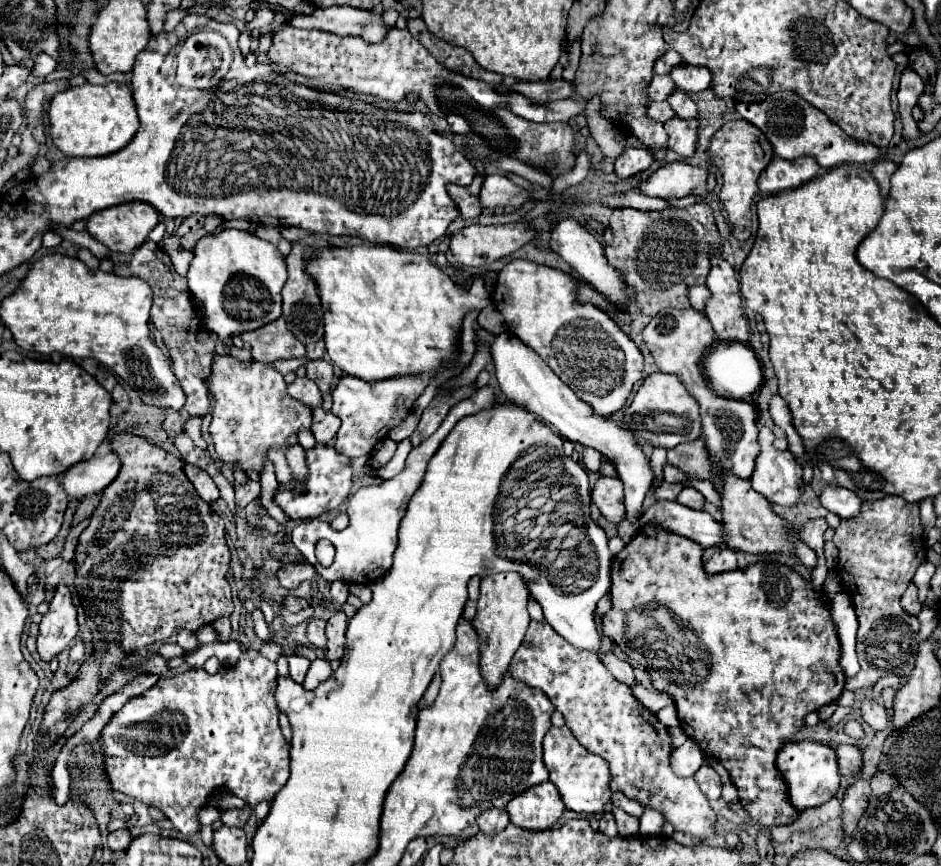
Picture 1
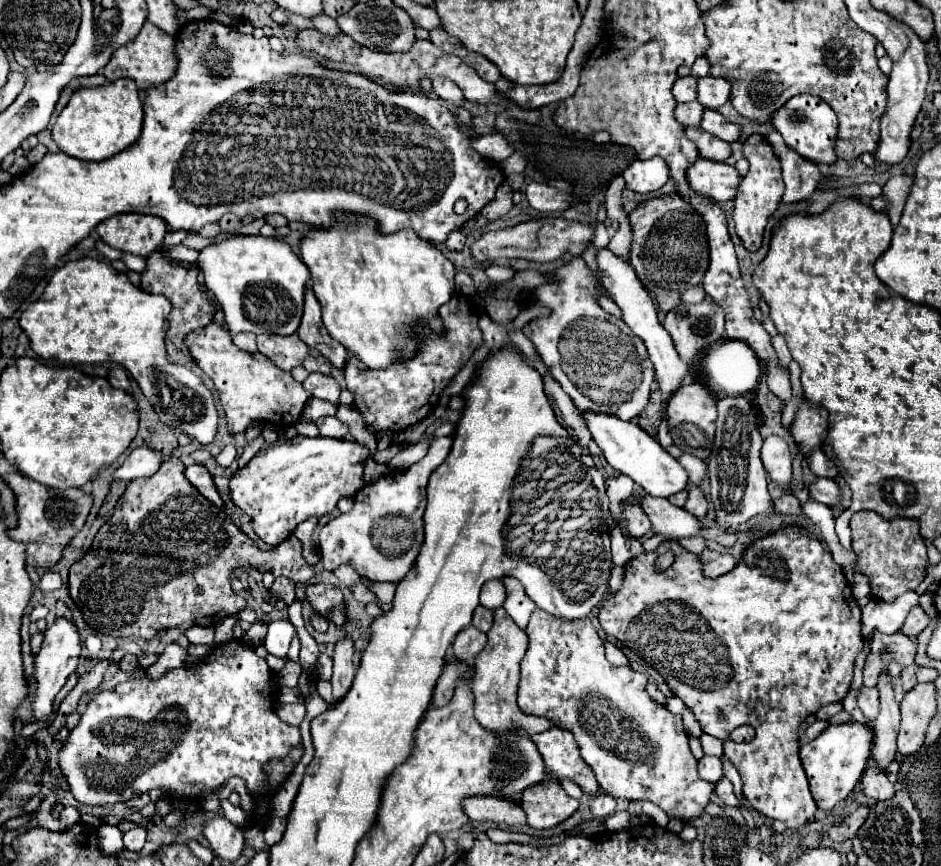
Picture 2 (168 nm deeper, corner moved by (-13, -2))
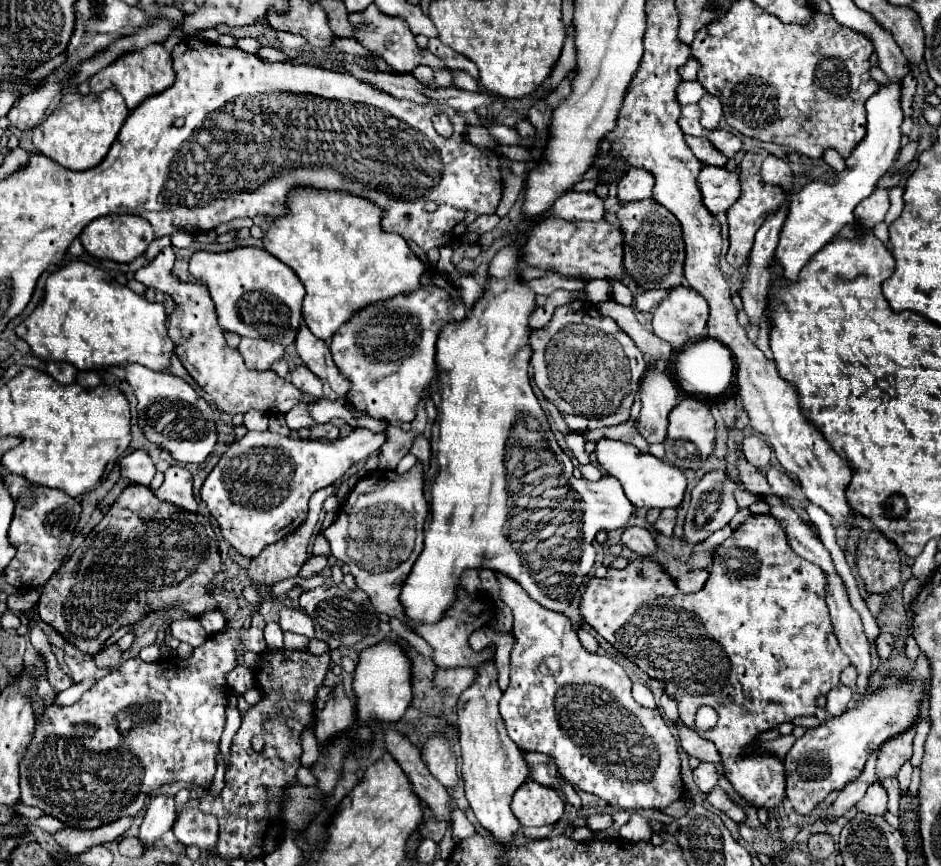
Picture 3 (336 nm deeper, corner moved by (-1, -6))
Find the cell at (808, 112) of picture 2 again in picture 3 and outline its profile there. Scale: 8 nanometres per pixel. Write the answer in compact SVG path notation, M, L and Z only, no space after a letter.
M826 150L824 156L822 156L822 160L824 160L828 166L832 166L836 172L842 172L842 170L846 168L844 158L842 158L838 152L834 152L834 150Z

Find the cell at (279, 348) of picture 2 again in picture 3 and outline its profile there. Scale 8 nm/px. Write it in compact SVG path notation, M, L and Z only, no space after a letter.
M242 338L238 350L244 356L246 366L258 372L270 370L272 364L282 360L286 354L286 348L282 344L276 344L272 340L252 340L252 338Z

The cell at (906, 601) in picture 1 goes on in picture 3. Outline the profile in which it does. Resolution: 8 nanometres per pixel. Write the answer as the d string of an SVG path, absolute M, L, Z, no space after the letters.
M882 632L882 634L878 636L878 640L876 640L876 650L878 650L878 656L880 656L882 660L886 660L886 658L892 654L894 642L896 642L896 638L894 638L890 632Z

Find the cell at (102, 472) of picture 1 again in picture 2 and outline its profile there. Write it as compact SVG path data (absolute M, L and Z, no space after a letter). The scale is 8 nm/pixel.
M142 446L142 448L136 448L130 452L130 456L124 460L124 464L114 472L114 478L116 480L136 480L136 478L146 478L146 476L152 476L158 472L162 464L162 454L148 448L148 446Z

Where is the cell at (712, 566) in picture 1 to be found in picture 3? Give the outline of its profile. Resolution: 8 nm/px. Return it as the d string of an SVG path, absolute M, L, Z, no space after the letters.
M690 570L690 572L686 572L684 576L680 576L676 582L678 582L678 588L682 590L682 592L698 592L702 586L704 586L704 582L708 580L708 576L710 576L710 570Z

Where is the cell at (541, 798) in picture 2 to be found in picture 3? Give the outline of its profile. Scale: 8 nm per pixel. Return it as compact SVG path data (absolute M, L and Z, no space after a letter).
M526 780L512 798L512 812L522 826L552 826L564 812L564 802L554 788Z

